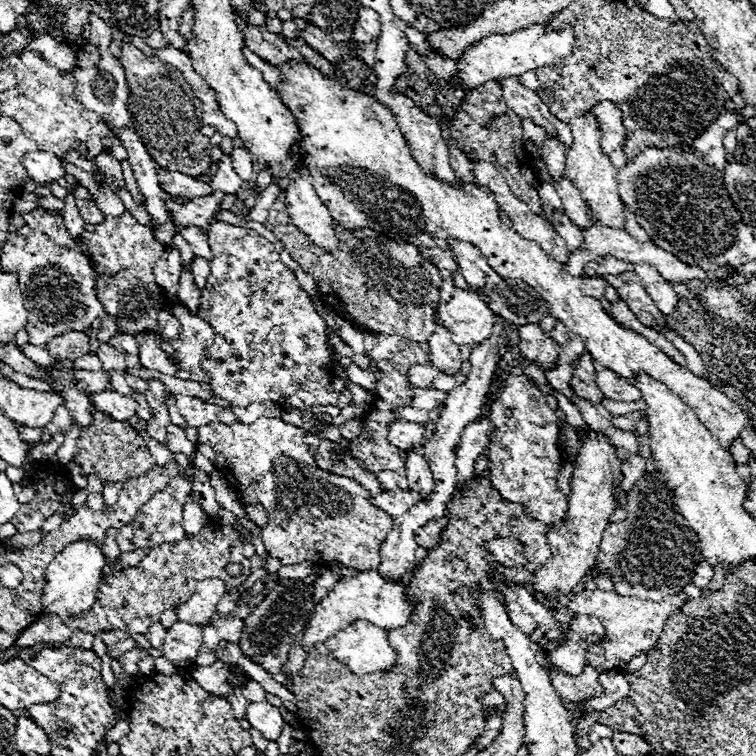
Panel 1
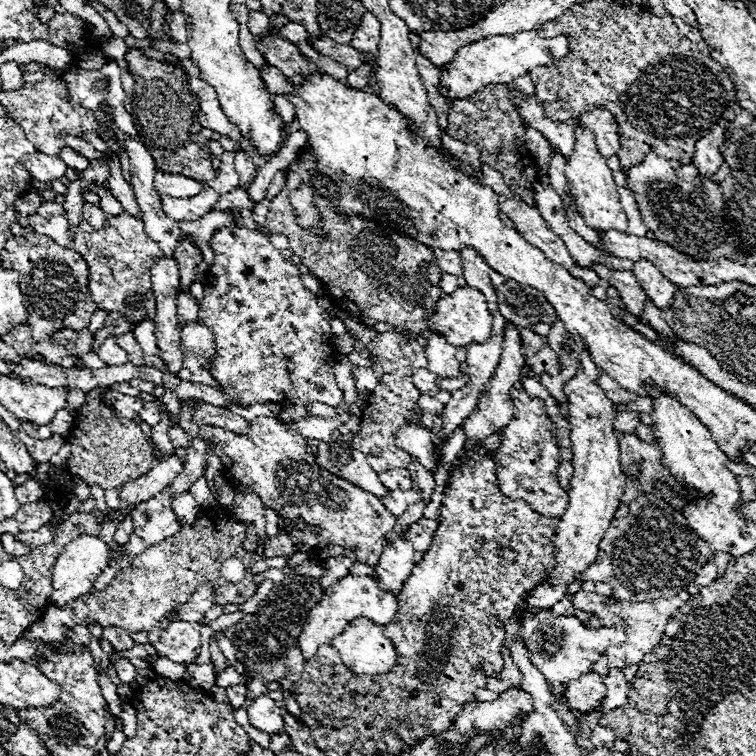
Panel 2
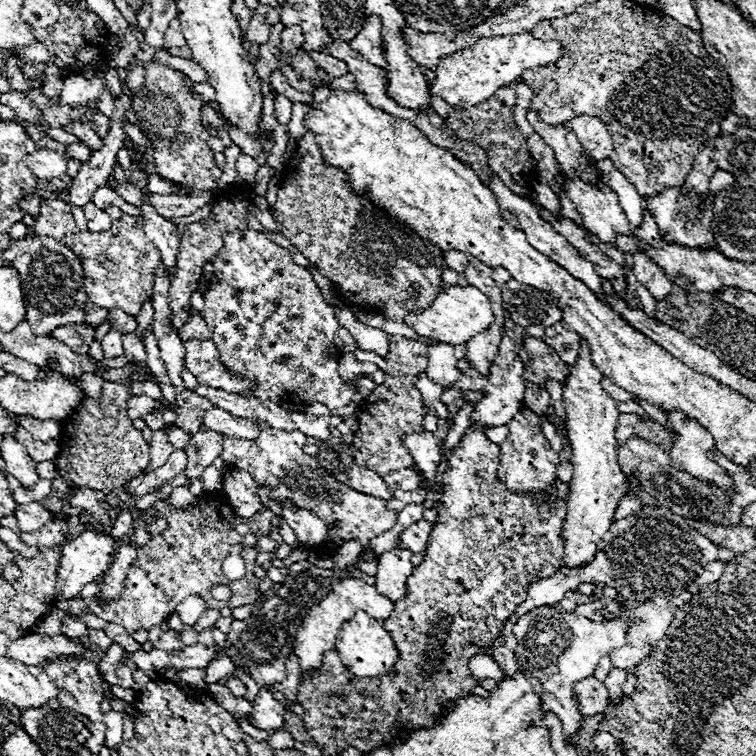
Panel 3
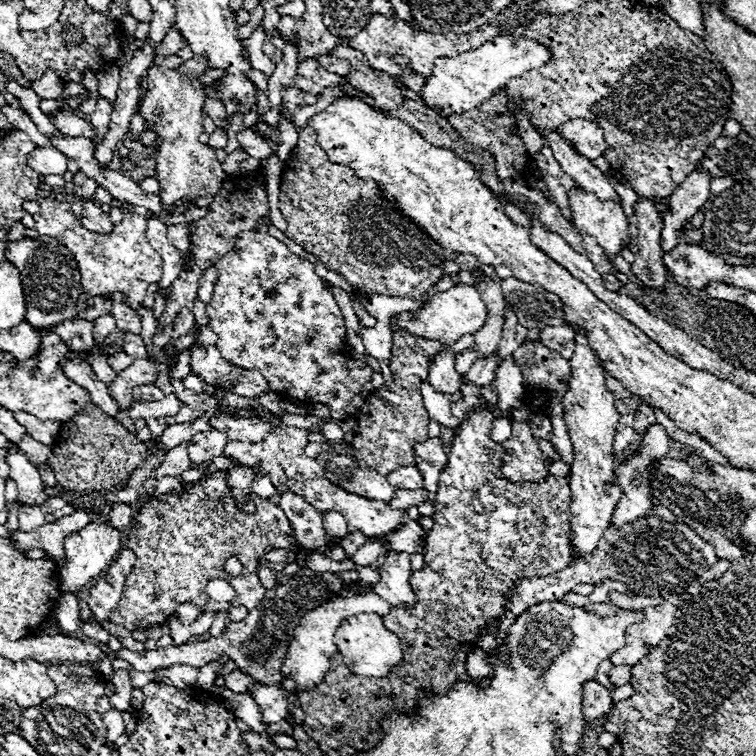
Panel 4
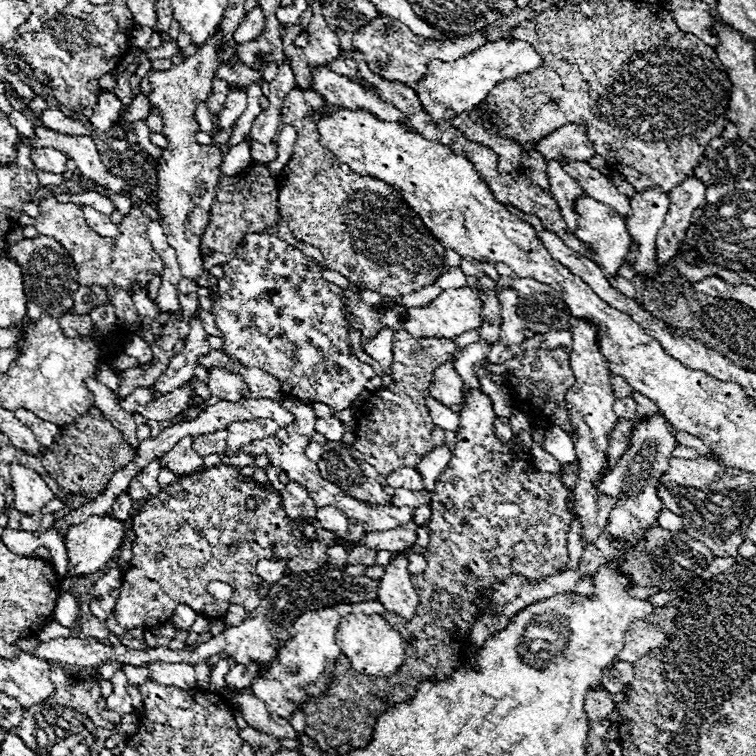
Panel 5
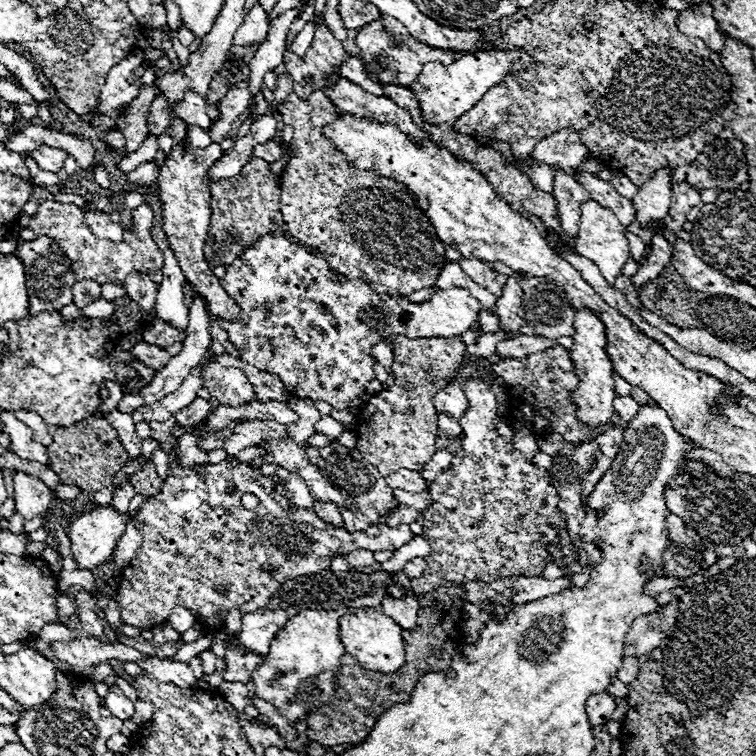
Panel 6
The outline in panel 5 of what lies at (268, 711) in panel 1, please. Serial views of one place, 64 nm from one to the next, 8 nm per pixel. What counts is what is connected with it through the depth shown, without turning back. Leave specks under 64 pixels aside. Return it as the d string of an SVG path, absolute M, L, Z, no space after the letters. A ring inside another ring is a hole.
M366 600L358 604L336 604L336 606L328 606L320 610L310 610L292 624L290 640L286 646L278 650L278 660L270 664L270 670L266 676L256 674L256 680L250 686L250 692L266 704L270 718L290 718L294 710L300 708L302 700L312 696L322 696L328 690L328 684L336 666L336 658L342 654L342 650L334 642L336 628L344 616L358 614L358 612L384 614L386 608L378 600Z

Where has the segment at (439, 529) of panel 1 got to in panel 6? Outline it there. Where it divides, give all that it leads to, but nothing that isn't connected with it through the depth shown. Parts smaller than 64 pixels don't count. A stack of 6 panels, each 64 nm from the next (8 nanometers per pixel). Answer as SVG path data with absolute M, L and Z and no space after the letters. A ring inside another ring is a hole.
M170 418L162 424L150 424L152 438L162 442L162 448L168 452L170 472L172 476L162 482L160 494L144 501L138 514L132 518L138 532L142 532L142 546L138 548L136 556L128 564L126 570L122 570L120 590L118 590L118 606L120 606L120 622L128 626L138 628L152 628L156 624L164 624L172 610L182 604L198 616L198 622L202 622L204 632L212 632L214 628L222 628L226 614L230 608L240 608L244 614L254 612L262 606L266 606L270 594L282 584L282 580L290 580L294 576L306 574L306 572L322 572L330 568L330 560L336 552L350 554L352 550L398 550L400 546L408 544L414 534L410 526L402 524L396 528L386 528L384 524L368 526L366 532L346 532L344 528L334 528L320 520L314 510L294 510L292 504L284 496L284 486L276 484L274 480L262 476L262 472L250 464L238 464L234 458L226 458L218 466L200 466L200 468L182 468L178 460L172 456L176 440L170 436L170 430L176 426L176 420ZM244 494L258 496L260 504L256 510L246 510L240 504L240 498ZM262 564L278 566L280 572L276 576L260 572ZM222 584L226 588L226 594L218 594L212 586Z

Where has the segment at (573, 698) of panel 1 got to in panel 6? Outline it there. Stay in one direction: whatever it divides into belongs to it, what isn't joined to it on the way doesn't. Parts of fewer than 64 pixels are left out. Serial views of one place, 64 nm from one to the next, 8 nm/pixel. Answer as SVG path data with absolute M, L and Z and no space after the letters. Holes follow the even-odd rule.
M608 692L594 694L586 700L586 714L592 726L604 726L610 720L610 714L614 712L616 702Z

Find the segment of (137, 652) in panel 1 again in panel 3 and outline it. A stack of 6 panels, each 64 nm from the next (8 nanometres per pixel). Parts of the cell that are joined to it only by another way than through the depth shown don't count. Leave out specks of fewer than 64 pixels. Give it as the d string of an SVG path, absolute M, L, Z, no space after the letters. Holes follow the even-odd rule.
M118 664L118 666L116 666L116 676L118 676L118 684L120 684L122 688L132 688L132 686L134 686L132 668L128 668L126 664Z

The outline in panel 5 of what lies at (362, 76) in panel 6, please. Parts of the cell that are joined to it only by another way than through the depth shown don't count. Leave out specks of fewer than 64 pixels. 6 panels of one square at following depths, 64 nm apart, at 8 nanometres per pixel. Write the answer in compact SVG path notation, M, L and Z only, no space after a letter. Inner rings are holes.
M338 58L338 60L332 60L326 64L330 70L336 70L338 74L344 74L344 76L350 76L350 80L356 80L356 62L352 60L346 60L346 58Z

